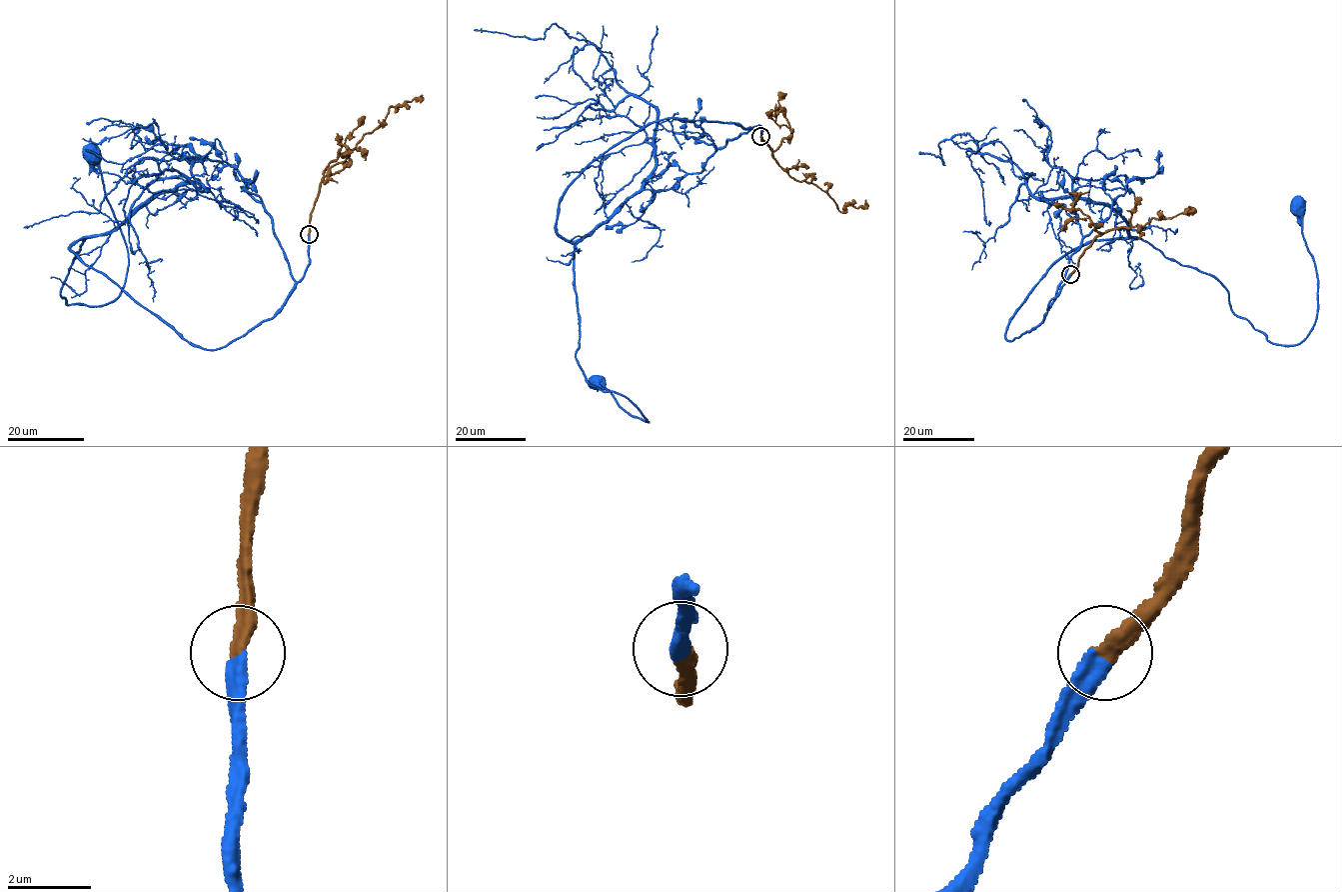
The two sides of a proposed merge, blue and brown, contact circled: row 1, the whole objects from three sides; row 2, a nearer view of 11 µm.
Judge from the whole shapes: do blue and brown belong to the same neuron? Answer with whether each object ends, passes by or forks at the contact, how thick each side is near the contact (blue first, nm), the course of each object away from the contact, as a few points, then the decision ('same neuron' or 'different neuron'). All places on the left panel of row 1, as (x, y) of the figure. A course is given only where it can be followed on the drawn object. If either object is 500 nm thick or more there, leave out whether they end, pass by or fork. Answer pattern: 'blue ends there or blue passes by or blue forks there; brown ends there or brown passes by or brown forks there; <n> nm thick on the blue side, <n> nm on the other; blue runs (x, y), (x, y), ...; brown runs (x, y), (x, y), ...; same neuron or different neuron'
blue ends there; brown ends there; 480 nm thick on the blue side, 440 nm on the other; blue runs (309, 234), (272, 318), (214, 350), (89, 267), (86, 236), (69, 306), (128, 267), (92, 153); brown runs (309, 233), (326, 167), (353, 149), (365, 134), (374, 131), (392, 106), (423, 95); same neuron

